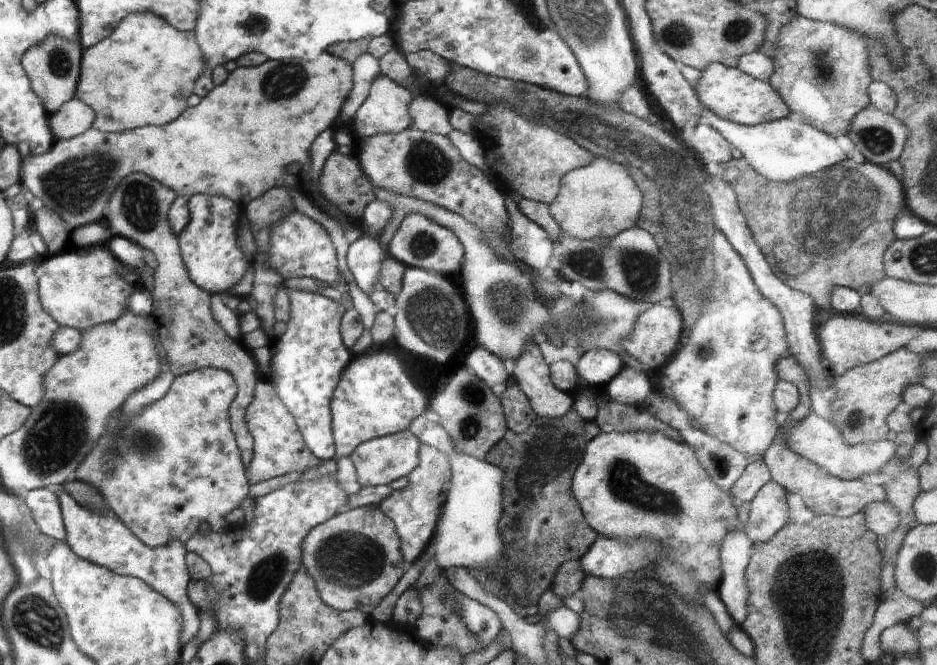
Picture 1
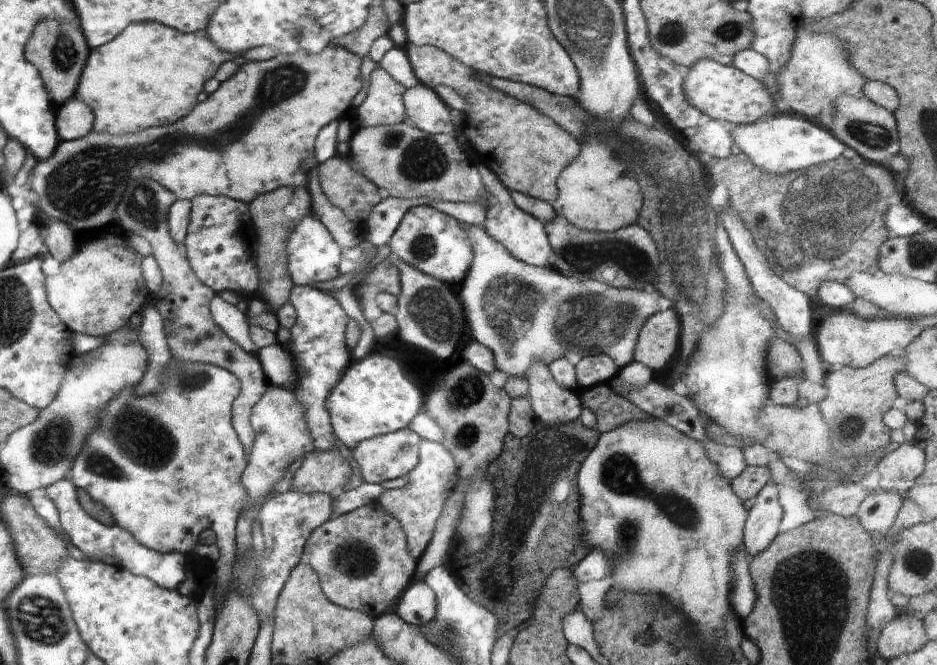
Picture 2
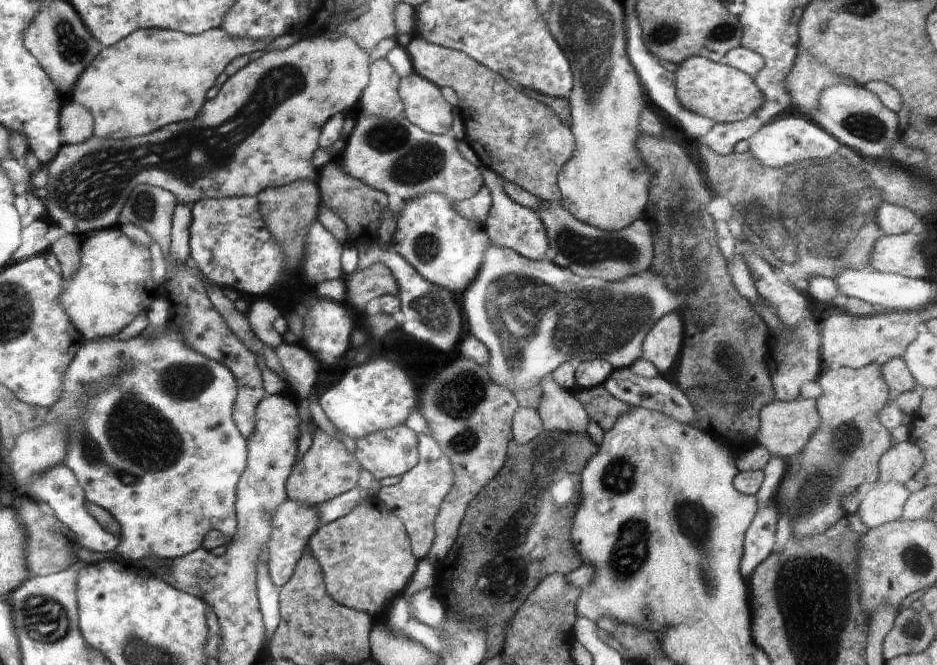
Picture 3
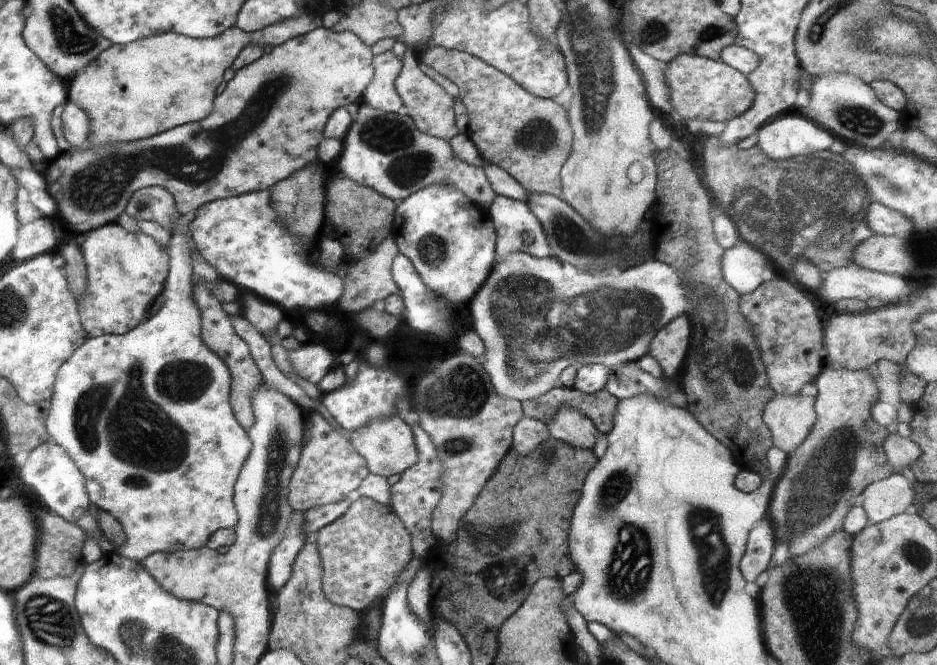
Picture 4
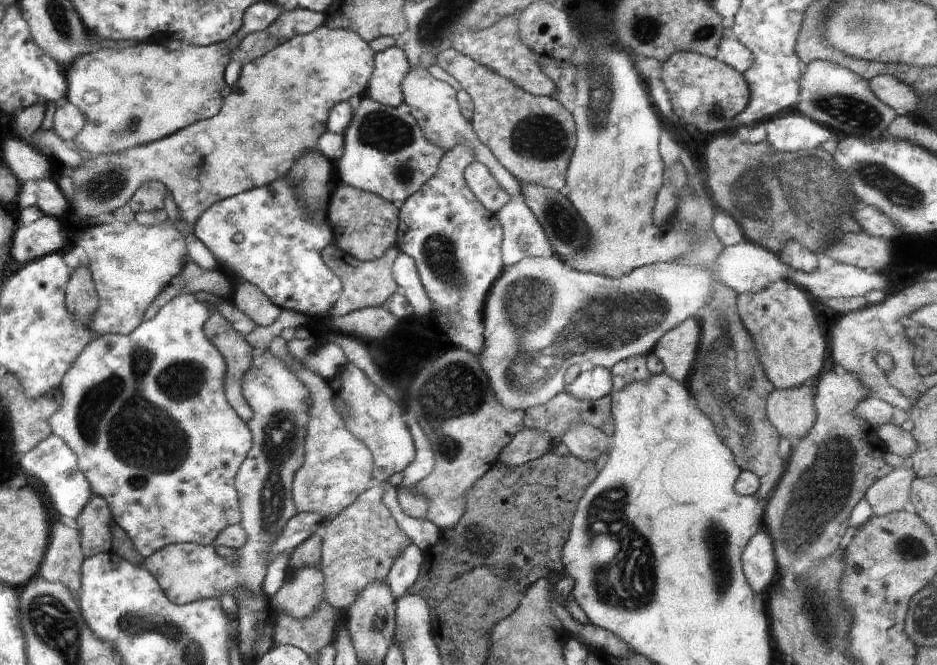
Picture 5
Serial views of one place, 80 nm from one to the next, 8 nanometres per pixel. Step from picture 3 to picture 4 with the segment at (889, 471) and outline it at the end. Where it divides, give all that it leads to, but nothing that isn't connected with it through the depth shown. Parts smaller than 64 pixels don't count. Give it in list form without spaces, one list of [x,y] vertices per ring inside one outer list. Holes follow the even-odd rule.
[[[890,433],[883,444],[887,459],[892,465],[892,473],[902,473],[904,466],[921,456],[921,448],[911,439],[902,437],[899,433]]]

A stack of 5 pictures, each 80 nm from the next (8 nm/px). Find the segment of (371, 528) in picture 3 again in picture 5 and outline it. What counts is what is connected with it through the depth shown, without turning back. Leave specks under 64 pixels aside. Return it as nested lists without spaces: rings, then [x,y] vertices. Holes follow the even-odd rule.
[[[375,482],[363,492],[349,507],[346,507],[339,515],[325,523],[325,534],[321,546],[320,570],[324,573],[325,597],[328,604],[344,611],[351,607],[360,591],[363,591],[371,582],[386,581],[385,578],[392,568],[396,555],[408,544],[410,538],[398,527],[398,523],[390,509],[382,501],[384,483]]]

